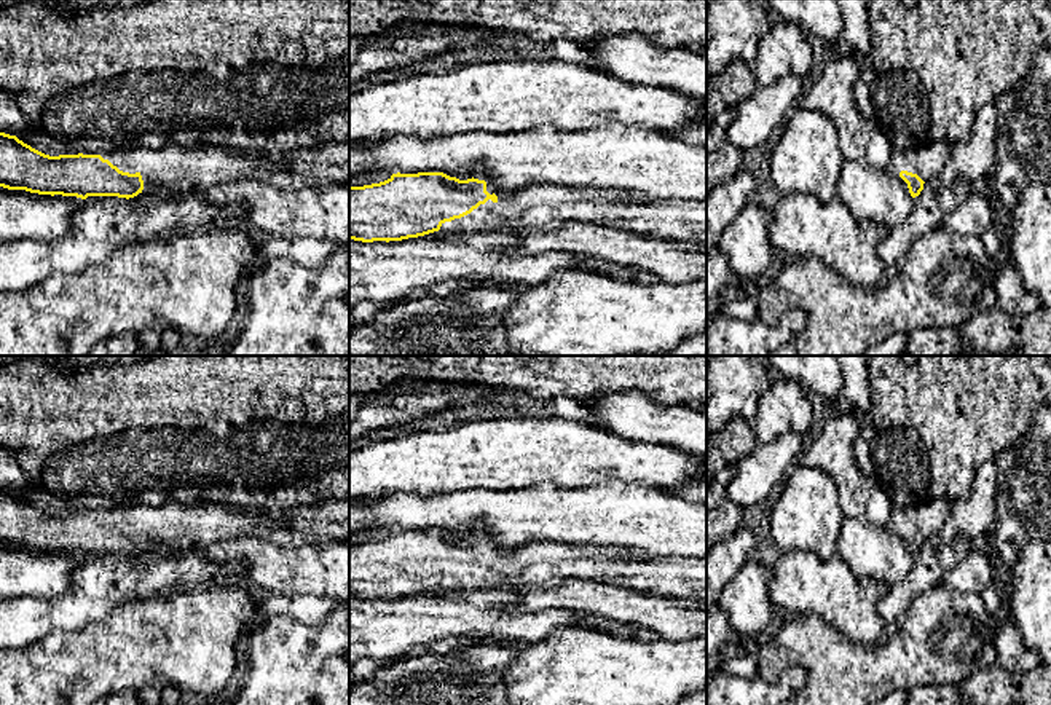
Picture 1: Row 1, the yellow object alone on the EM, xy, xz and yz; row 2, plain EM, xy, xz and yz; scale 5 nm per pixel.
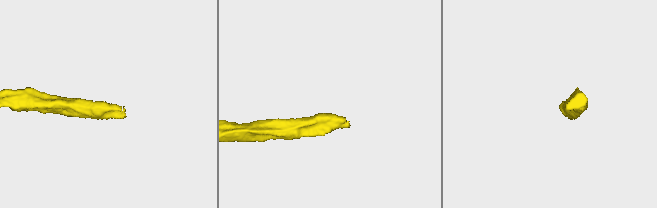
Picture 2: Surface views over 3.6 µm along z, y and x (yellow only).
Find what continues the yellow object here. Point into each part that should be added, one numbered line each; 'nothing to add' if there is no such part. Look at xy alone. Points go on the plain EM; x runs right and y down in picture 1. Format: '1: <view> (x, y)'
1: xy (182, 527)

